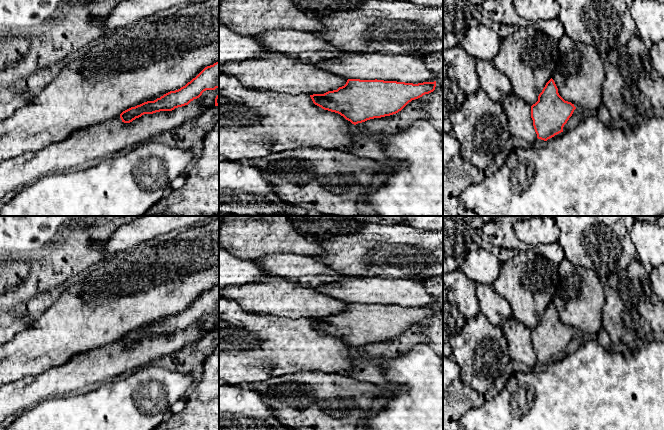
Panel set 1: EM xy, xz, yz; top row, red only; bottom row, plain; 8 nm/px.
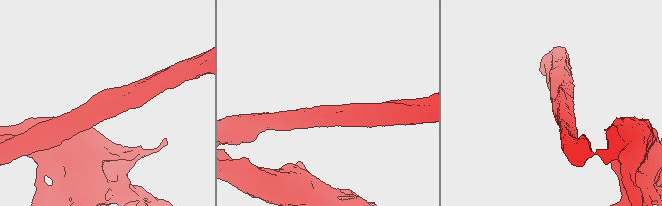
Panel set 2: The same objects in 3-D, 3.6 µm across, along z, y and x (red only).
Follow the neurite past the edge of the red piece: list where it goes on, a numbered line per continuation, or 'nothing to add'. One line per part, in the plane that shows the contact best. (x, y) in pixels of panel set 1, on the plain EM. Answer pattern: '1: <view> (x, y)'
nothing to add

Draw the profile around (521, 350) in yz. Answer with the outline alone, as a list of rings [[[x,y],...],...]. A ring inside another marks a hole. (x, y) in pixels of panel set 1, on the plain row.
[[[512,316],[500,327],[509,346],[510,359],[534,369],[538,362],[531,342],[531,330]]]

